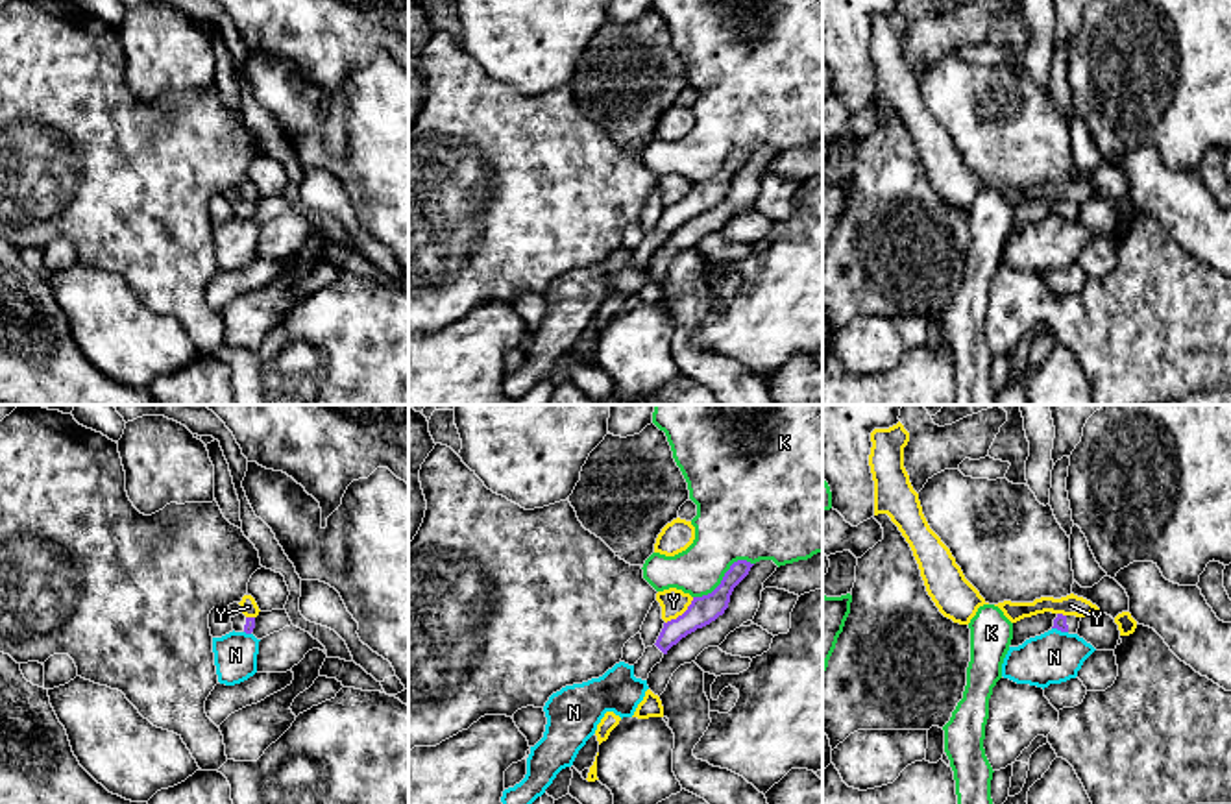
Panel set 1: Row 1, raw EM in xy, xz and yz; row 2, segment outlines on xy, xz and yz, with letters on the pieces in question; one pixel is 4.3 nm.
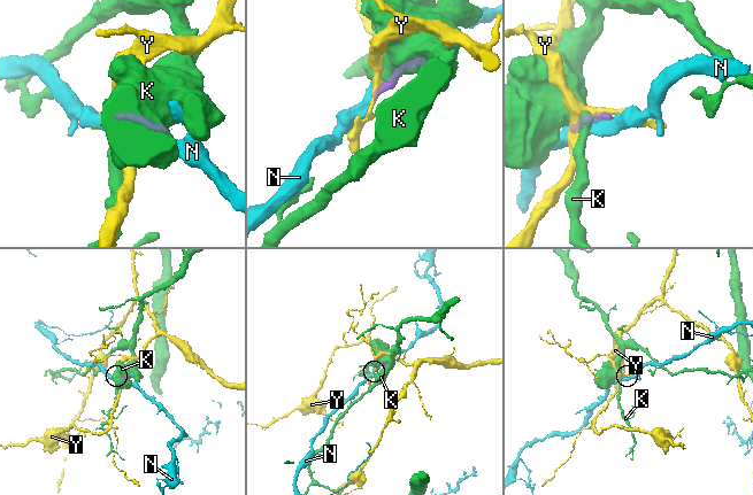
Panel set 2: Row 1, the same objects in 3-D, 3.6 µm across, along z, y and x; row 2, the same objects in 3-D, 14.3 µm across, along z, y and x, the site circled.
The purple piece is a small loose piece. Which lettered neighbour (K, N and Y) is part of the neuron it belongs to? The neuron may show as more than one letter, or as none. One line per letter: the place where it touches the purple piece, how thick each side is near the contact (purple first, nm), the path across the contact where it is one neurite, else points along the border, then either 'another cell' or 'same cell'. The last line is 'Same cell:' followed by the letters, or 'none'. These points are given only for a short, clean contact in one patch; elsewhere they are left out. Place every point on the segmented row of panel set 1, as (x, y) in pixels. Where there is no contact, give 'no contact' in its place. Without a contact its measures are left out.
K: contact xz (723, 577); calibres 120 and 340 nm; another cell
N: contact yz (1060, 629); calibres 60 and 220 nm; another cell
Y: contact xz (682, 614); calibres 120 and 120 nm; border xz (694, 597), (681, 614), (666, 623); another cell
Same cell: none

